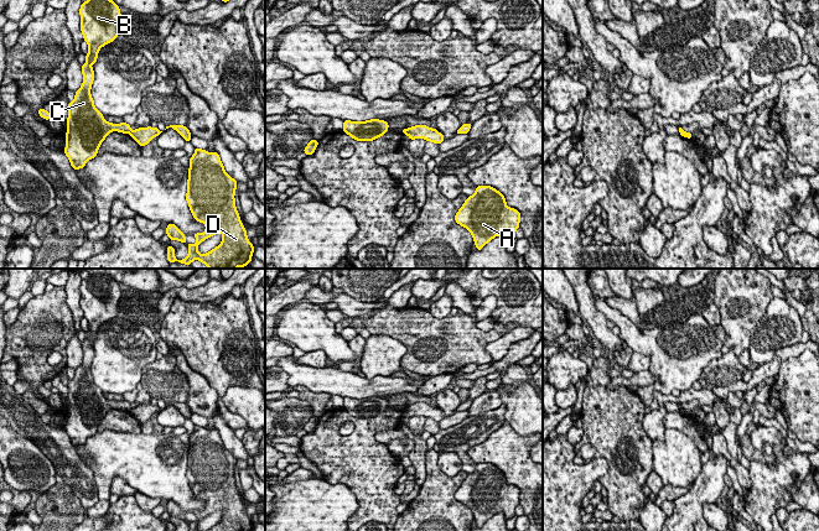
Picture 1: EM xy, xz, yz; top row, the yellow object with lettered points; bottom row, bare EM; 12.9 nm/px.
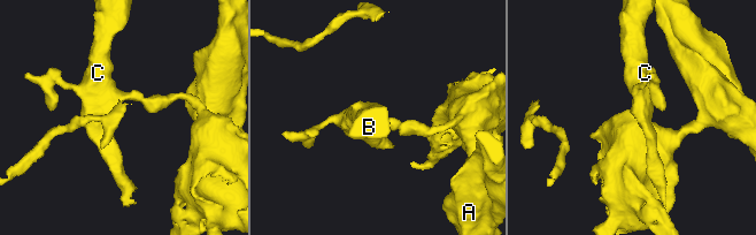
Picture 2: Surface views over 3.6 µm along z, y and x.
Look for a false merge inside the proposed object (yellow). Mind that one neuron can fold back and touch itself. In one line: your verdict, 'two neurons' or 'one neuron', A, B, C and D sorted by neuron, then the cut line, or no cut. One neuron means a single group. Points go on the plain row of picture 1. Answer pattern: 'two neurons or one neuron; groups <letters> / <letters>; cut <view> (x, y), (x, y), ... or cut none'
two neurons; groups A D / B C; cut xy (131, 409), (130, 411)

